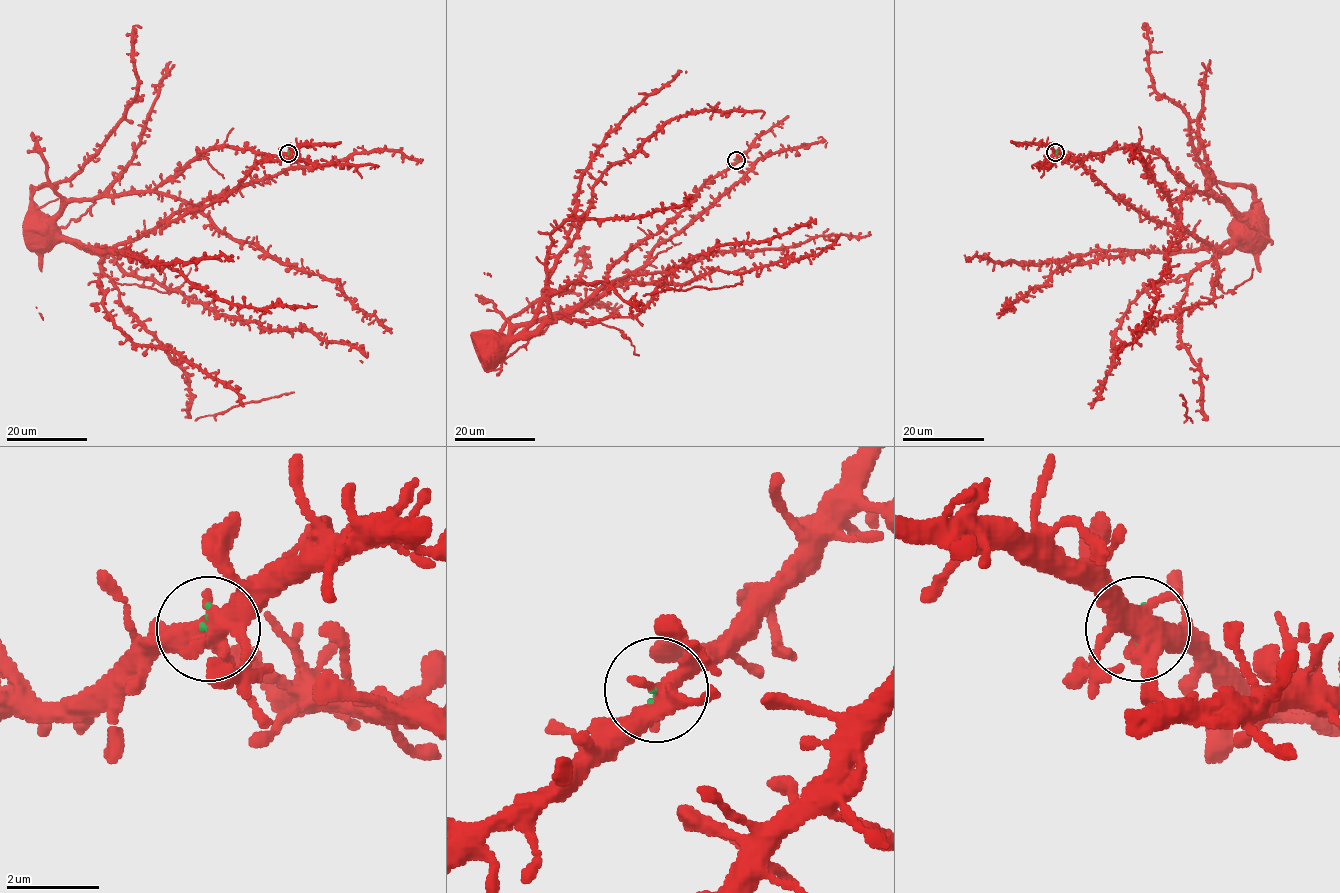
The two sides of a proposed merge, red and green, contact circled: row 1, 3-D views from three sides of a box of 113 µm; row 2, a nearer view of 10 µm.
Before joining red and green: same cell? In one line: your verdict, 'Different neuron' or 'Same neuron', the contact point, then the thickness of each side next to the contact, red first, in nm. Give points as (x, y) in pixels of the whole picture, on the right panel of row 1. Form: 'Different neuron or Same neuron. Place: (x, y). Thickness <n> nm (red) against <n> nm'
Different neuron. Place: (1055, 152). Thickness 400 nm (red) against 60 nm

